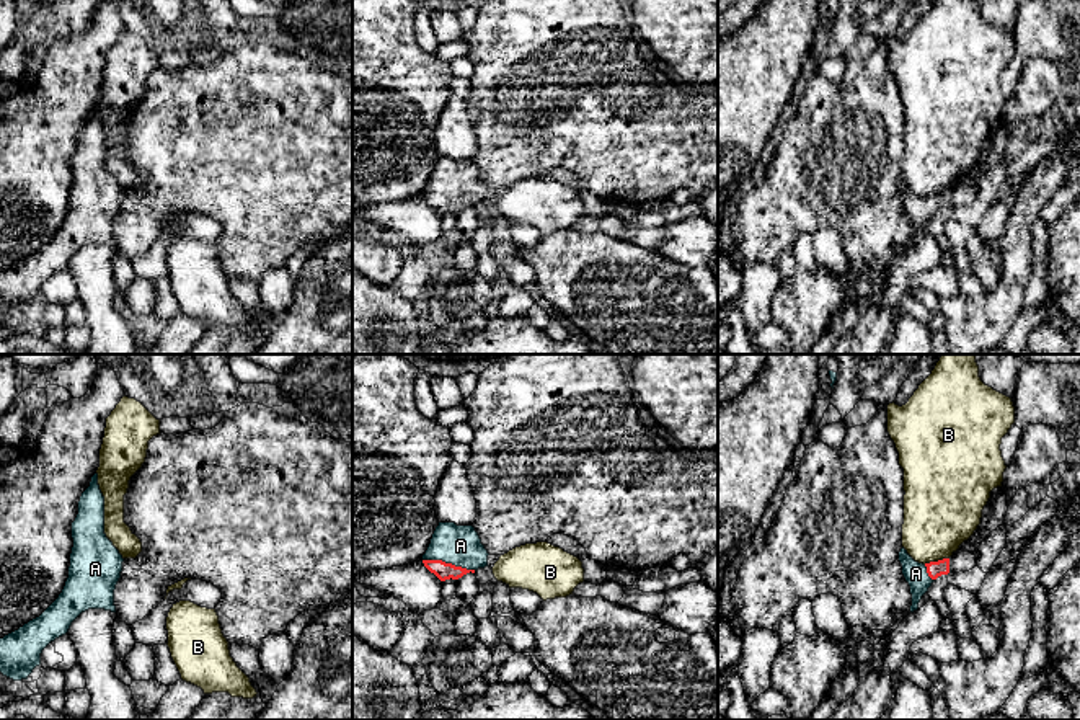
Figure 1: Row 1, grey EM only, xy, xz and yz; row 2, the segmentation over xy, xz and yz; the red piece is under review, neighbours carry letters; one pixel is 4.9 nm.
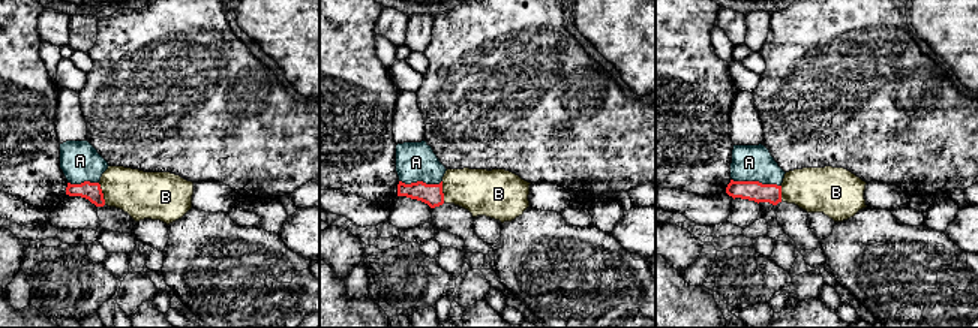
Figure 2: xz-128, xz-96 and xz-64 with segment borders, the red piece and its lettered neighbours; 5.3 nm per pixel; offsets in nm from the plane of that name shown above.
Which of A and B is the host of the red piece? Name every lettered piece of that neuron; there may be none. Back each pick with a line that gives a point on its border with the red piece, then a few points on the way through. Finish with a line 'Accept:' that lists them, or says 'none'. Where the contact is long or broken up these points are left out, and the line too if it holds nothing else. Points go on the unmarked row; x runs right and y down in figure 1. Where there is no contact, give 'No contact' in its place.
A: Touches red at xz (449, 198)
Accept: A

